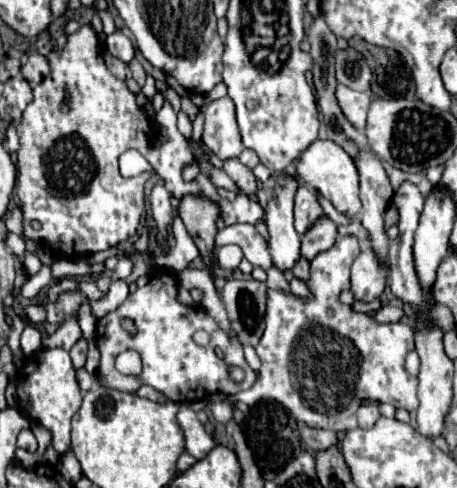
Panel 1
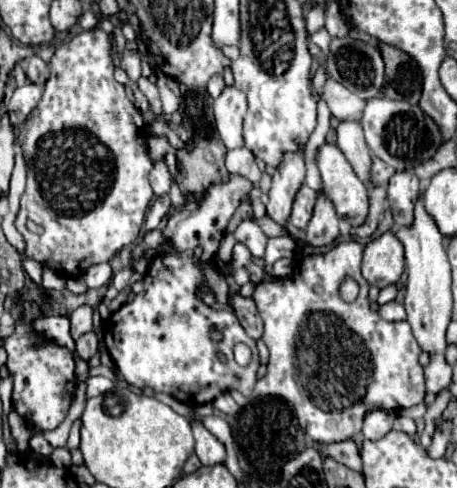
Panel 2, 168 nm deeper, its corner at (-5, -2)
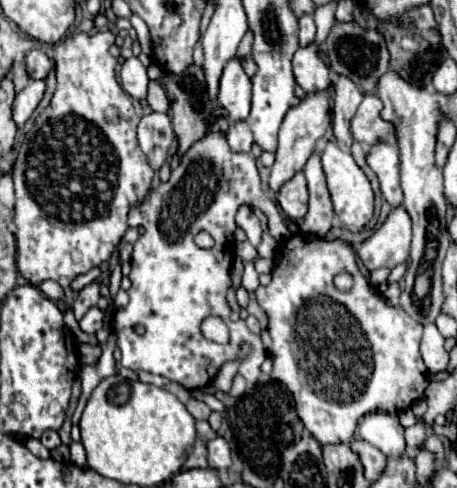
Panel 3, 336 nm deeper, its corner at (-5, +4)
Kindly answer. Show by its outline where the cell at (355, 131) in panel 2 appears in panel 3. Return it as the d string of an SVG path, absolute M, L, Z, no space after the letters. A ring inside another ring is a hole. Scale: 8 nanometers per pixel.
M345 75L335 79L335 99L333 99L333 129L335 137L343 145L351 145L353 137L349 133L349 121L357 111L357 105L363 101L359 87Z

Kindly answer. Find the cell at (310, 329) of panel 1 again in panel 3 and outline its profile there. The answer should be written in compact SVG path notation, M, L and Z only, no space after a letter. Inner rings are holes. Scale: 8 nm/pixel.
M291 235L285 239L275 255L275 267L271 273L271 283L267 287L259 287L255 291L259 305L267 313L269 333L273 339L271 359L273 371L271 377L285 383L295 399L295 411L303 421L305 429L321 443L349 443L357 421L373 411L397 413L409 409L415 401L425 397L425 389L429 385L429 373L420 355L420 340L423 325L411 319L401 307L389 307L369 285L363 273L357 267L355 255L345 241L325 241L319 237L301 237ZM341 271L347 271L353 277L353 287L349 291L339 291L333 285L333 277ZM301 309L313 309L315 313L315 343L307 345L307 373L299 369L299 359L295 355L295 321Z

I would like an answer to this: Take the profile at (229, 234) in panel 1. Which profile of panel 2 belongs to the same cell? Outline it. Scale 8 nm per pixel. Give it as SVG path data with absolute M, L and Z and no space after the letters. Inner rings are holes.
M241 221L241 225L235 229L235 239L239 243L243 243L253 257L263 257L265 255L265 245L267 245L267 237L265 233L259 229L257 223L253 221Z

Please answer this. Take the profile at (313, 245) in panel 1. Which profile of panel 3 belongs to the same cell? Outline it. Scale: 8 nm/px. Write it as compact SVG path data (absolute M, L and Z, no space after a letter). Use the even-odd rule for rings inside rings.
M313 151L313 155L309 157L303 173L309 185L309 211L303 217L303 223L299 225L299 229L305 235L325 237L333 227L335 213L333 213L333 203L325 185L325 175L321 169L321 155L317 151Z

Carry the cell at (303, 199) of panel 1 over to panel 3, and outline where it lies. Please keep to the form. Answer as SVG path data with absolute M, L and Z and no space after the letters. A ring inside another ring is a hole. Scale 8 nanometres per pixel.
M303 171L295 173L275 195L279 207L283 209L283 213L293 219L293 221L299 221L305 217L307 213L307 181L305 181L305 175Z

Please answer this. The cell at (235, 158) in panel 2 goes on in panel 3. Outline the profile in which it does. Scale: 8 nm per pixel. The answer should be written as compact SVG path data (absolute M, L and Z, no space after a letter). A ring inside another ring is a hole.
M237 121L231 129L229 129L229 147L233 151L251 151L253 145L253 133L249 129L249 125L245 121Z

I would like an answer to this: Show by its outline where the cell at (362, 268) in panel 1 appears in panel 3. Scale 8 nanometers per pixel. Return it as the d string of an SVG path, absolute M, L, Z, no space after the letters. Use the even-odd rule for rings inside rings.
M403 205L395 207L385 223L359 247L359 259L367 271L395 267L409 257L411 219Z

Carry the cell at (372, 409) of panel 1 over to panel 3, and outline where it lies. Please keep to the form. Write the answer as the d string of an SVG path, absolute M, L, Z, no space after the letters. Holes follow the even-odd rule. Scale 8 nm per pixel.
M369 413L359 423L361 439L375 445L387 457L399 457L405 453L403 427L389 413Z

